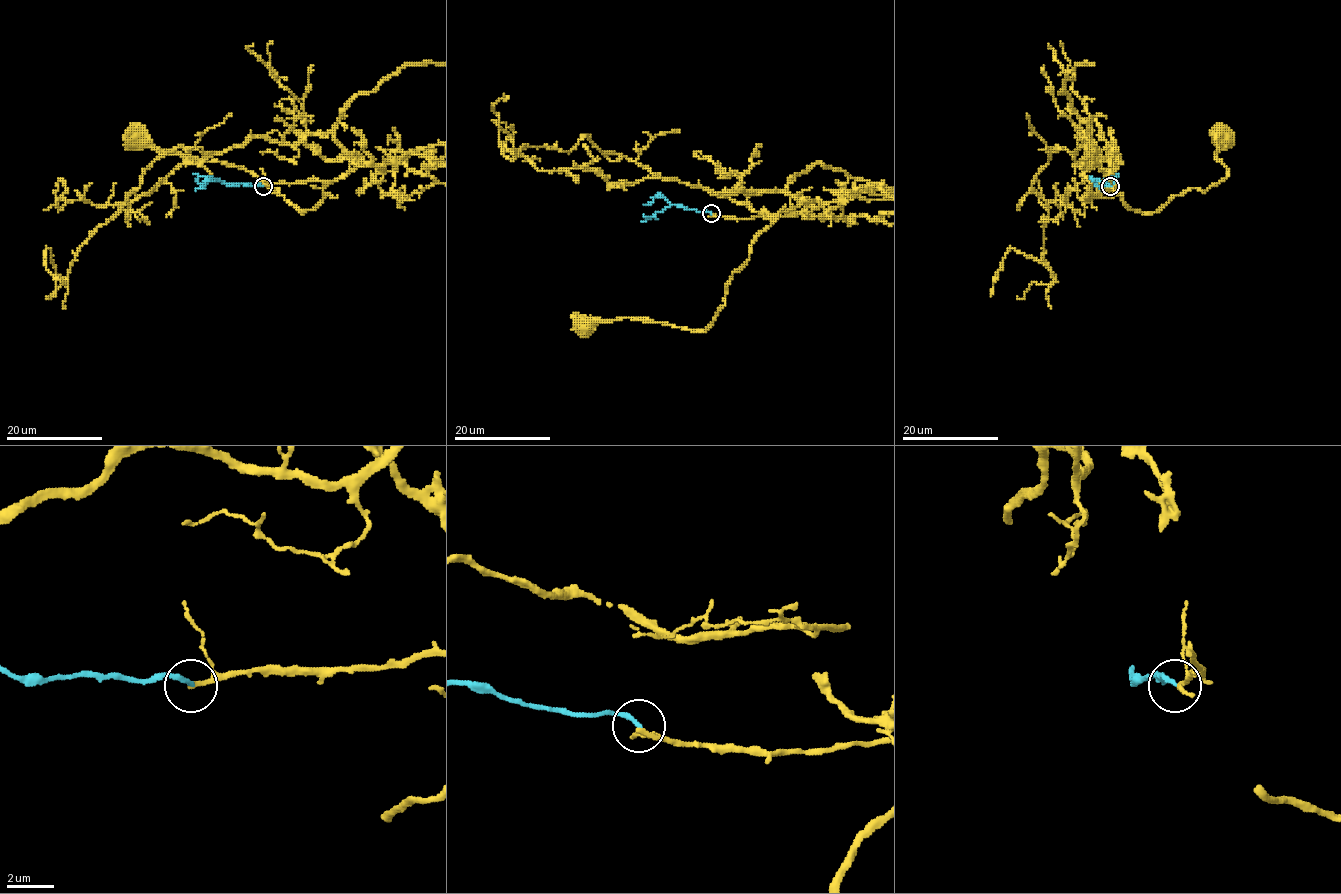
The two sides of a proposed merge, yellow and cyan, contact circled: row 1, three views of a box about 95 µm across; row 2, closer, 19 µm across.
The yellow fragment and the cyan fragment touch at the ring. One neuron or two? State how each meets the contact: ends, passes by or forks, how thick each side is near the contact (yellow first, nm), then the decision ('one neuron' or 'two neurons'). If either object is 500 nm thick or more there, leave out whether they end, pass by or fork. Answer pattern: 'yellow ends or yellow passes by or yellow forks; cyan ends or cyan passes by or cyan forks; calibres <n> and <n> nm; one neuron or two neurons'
yellow ends; cyan ends; calibres 200 and 200 nm; one neuron

